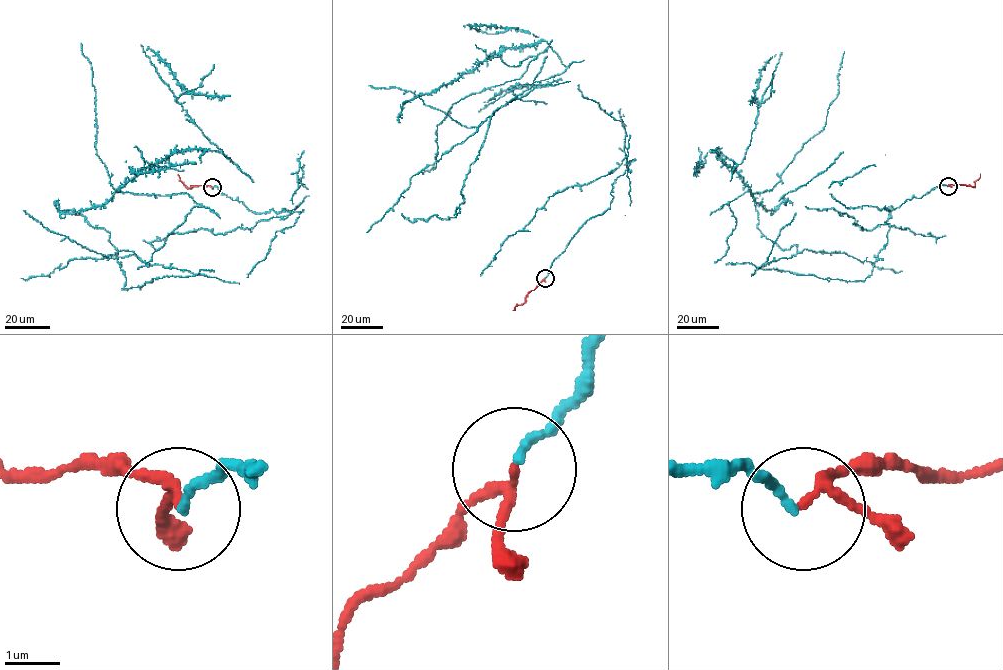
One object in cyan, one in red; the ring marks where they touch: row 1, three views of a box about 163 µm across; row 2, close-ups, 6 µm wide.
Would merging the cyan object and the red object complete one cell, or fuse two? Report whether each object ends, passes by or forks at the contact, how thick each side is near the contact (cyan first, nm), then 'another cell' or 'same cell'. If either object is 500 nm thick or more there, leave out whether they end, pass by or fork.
cyan ends there; red passes by; 150 nm thick on the cyan side, 150 nm on the other; same cell

